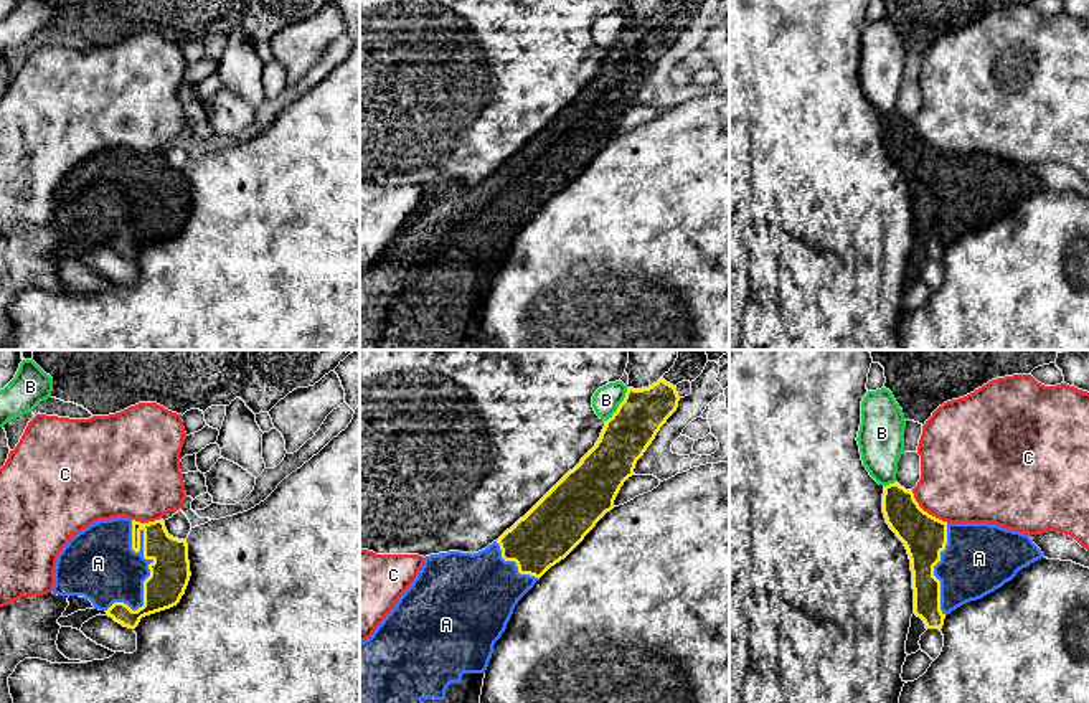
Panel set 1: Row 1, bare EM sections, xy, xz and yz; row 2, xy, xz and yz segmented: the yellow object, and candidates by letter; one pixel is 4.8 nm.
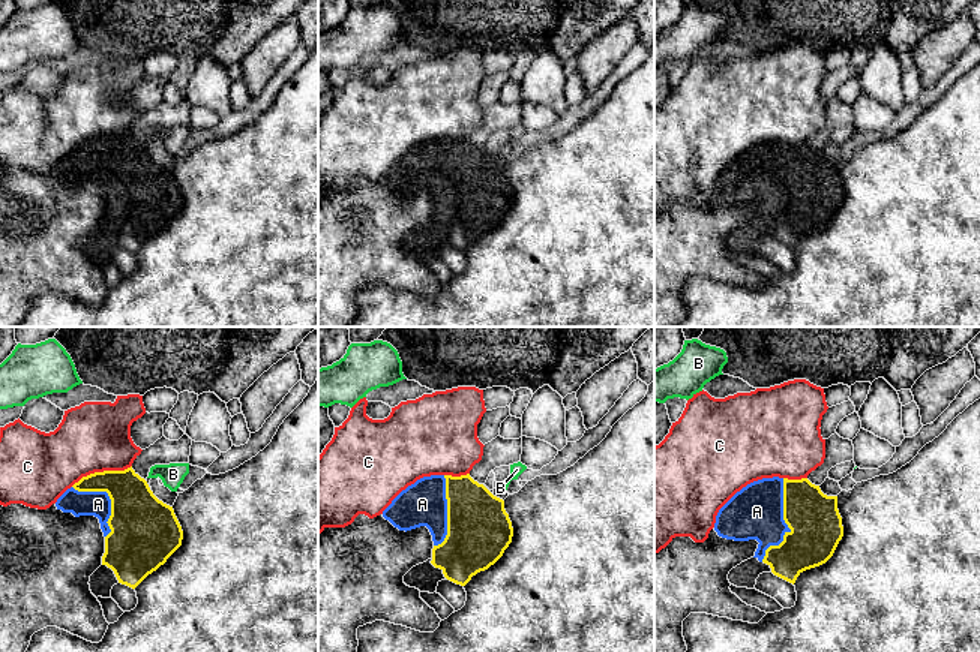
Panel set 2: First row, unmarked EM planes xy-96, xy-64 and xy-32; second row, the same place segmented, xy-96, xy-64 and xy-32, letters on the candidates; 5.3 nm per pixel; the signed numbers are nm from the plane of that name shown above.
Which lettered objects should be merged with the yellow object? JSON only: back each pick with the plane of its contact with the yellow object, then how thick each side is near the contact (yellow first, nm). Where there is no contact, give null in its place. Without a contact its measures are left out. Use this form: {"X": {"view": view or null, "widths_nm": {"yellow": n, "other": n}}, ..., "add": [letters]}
{"A": {"view": "xy", "widths_nm": {"yellow": 190, "other": 360}}, "add": ["A"]}

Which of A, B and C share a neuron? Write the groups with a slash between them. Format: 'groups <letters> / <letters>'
groups A / B / C

